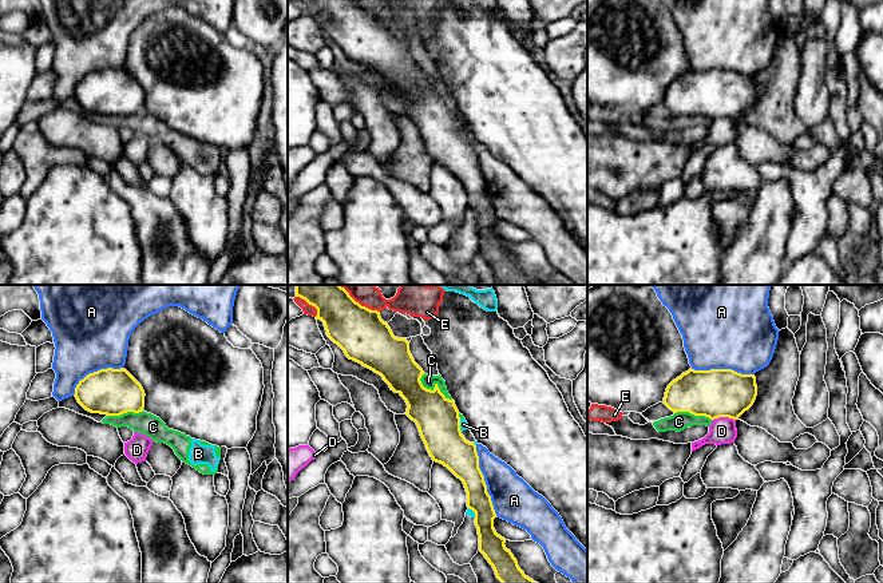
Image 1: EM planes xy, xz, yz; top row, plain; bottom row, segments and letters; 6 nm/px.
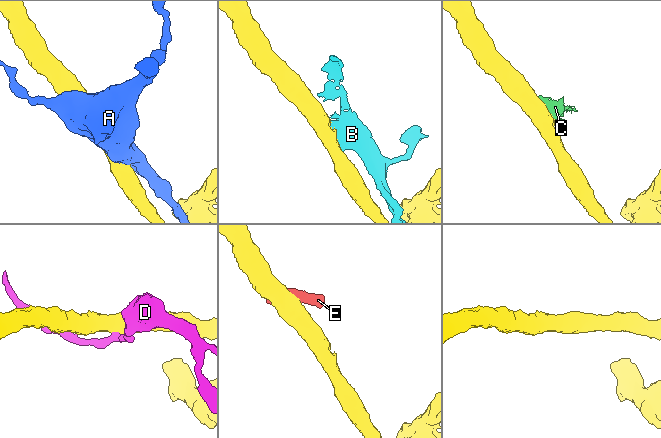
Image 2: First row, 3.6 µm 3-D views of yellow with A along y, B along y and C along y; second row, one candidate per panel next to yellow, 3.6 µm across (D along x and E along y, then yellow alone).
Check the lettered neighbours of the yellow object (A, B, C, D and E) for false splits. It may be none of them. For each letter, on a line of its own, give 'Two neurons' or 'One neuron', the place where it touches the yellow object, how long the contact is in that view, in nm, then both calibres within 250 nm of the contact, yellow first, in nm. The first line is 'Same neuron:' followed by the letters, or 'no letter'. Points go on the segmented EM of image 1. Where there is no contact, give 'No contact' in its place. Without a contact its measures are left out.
Same neuron: no letter
A: Two neurons. Touches yellow at xz (483, 480). Shared border 440 nm. Thickness 200 nm (yellow) against 260 nm
B: Two neurons. Touches yellow at xz (459, 425). Shared border 80 nm. Thickness 260 nm (yellow) against 50 nm
C: Two neurons. Touches yellow at xz (434, 388). Shared border 240 nm. Thickness 260 nm (yellow) against 80 nm
D: Two neurons. Touches yellow at yz (723, 416). Shared border 140 nm. Thickness 300 nm (yellow) against 160 nm
E: Two neurons. Touches yellow at xz (357, 302). Shared border 300 nm. Thickness 300 nm (yellow) against 170 nm

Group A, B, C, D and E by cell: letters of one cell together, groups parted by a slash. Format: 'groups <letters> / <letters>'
groups A / B C E / D

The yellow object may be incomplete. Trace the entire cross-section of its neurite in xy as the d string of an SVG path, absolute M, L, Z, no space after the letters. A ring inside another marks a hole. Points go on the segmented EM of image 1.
M107 368L80 380L74 396L91 413L120 416L127 412L143 412L146 394L126 369Z

